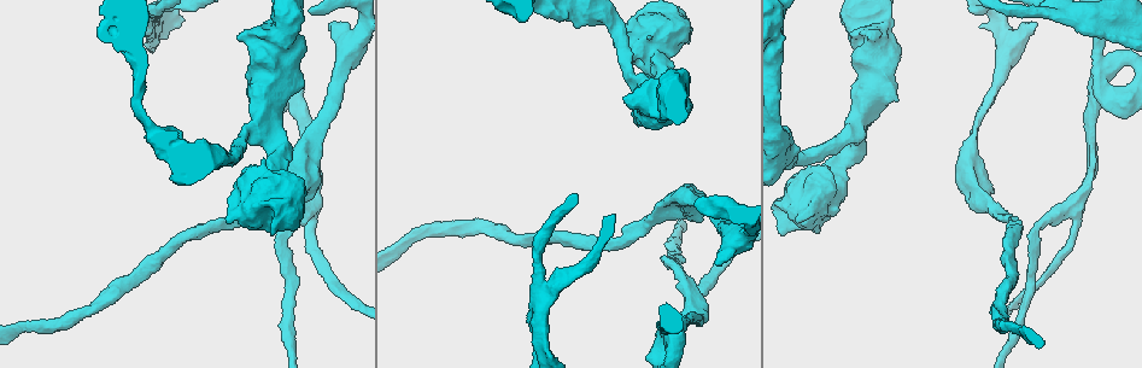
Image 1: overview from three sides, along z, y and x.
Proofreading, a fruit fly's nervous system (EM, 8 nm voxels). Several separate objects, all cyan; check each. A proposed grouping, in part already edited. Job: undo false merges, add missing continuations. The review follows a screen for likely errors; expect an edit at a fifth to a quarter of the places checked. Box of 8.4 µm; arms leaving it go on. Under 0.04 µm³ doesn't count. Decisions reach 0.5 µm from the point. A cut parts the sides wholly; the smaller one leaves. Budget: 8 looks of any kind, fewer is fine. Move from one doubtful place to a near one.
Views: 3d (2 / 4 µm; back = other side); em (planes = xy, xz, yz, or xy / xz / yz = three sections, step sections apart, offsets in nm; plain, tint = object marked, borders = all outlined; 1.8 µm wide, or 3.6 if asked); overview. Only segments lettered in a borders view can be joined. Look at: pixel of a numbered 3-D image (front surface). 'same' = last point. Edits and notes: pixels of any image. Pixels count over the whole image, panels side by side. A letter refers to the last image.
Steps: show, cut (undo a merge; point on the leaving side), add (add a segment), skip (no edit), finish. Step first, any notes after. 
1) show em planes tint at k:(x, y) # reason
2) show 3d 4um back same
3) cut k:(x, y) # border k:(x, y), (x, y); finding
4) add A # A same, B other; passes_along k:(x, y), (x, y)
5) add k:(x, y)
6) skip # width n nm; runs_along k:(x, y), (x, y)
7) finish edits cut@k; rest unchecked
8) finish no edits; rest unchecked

show em xz step 16 tint at 1:(1102, 84) # sharp bend

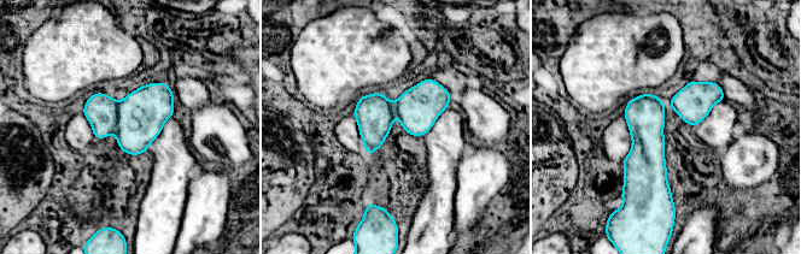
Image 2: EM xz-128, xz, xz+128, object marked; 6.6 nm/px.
show em planes borders same # another direction

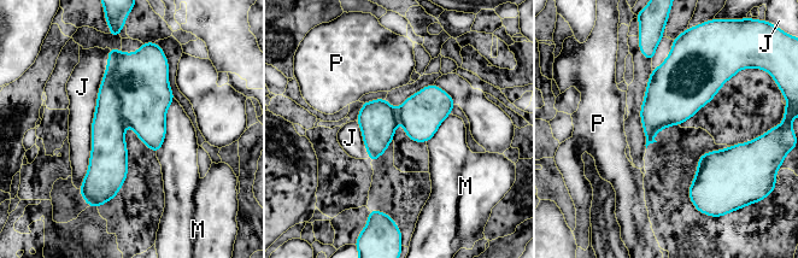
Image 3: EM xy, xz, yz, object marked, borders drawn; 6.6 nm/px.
skip # width 260 nm; J other, M other, P other; border 3:(174, 98), (157, 153); continuous, no second cell

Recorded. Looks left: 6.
show 3d 2um at 1:(695, 219) # free end

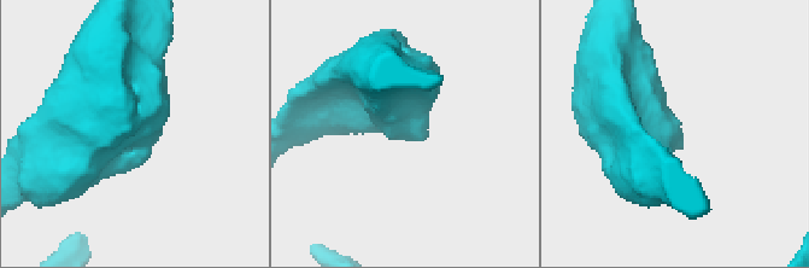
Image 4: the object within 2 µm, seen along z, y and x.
show em yz step 4 borders at 4:(404, 139)

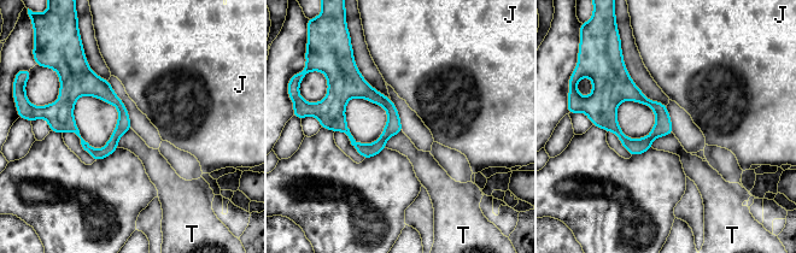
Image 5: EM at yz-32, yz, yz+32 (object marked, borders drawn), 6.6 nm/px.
skip # J other, T other; runs_along 5:(598, 121), (628, 143), (669, 130); no lettered segment goes on from it

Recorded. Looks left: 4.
show 3d 4um at 1:(659, 55) # touches itself

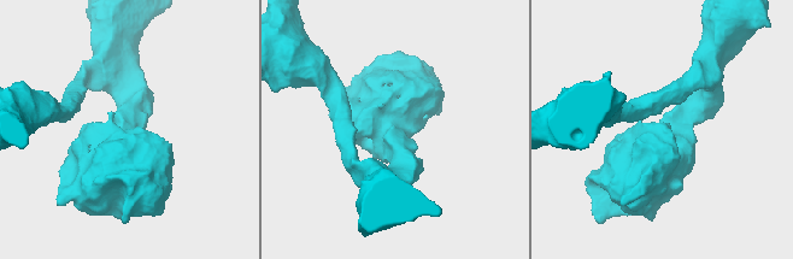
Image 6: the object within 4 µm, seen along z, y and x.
show em planes borders at 6:(397, 126)

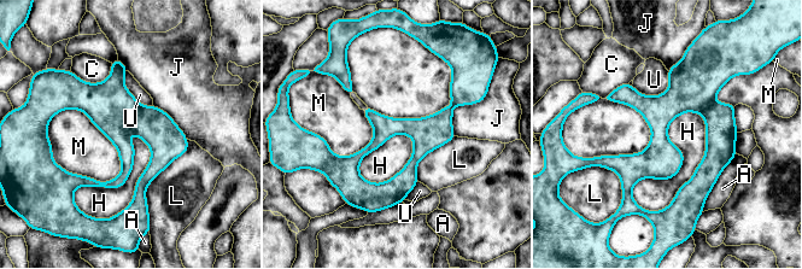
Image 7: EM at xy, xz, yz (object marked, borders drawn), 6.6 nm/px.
skip # longest_contact H 750 nm; A other, C other, H other, J other, L other, M other, U other; runs_along 7:(117, 63), (117, 98), (157, 138), (133, 206); one cell here

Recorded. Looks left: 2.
show em planes borders at 1:(1073, 13) # three-way junction

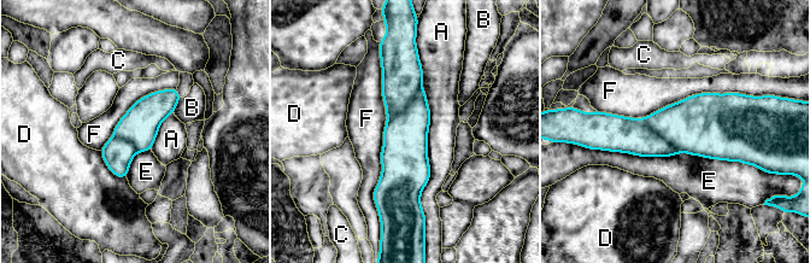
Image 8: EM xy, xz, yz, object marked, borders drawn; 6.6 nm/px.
cut 8:(401, 71) # A other, B other, C other, D other, E other, F other; border 8:(421, 86), (415, 98), (387, 123); two cells meet here

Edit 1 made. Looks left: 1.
finish edits cut@8; rest unchecked

